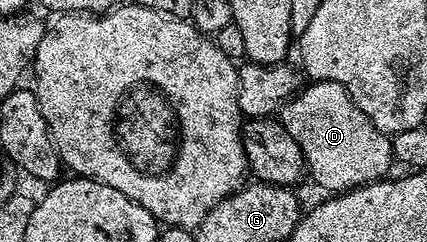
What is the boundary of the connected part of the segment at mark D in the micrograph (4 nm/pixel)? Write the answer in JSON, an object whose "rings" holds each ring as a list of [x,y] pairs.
{"rings":[[[311,81],[277,112],[277,118],[293,141],[301,145],[306,174],[327,193],[342,193],[364,183],[376,183],[393,167],[391,136],[386,135],[337,85],[337,81]]]}

